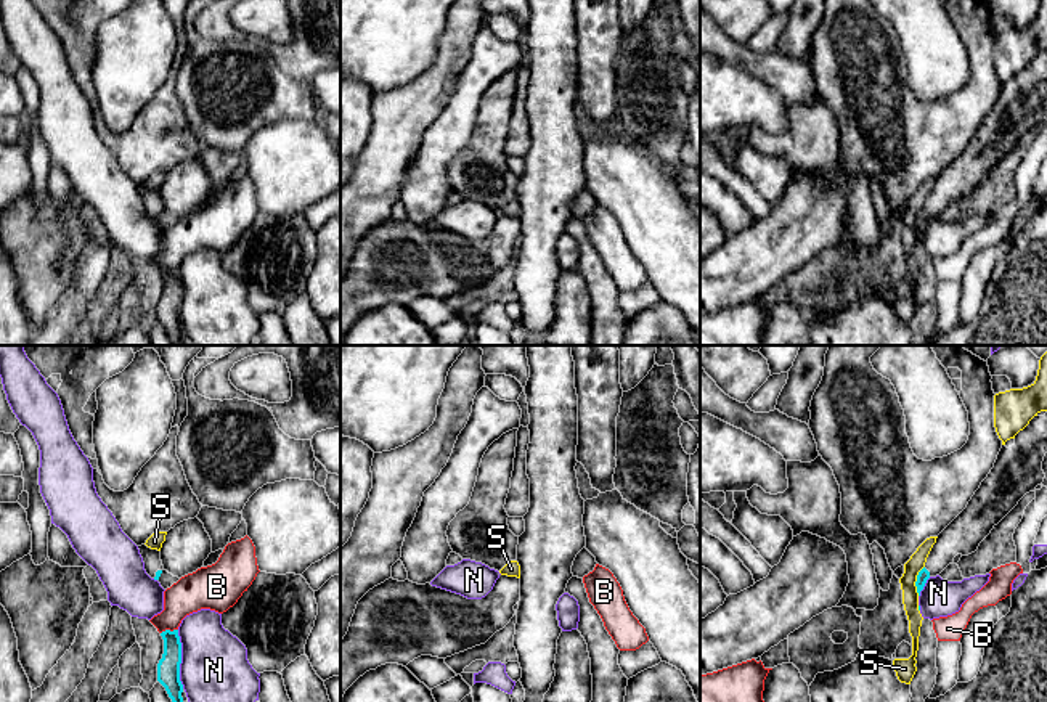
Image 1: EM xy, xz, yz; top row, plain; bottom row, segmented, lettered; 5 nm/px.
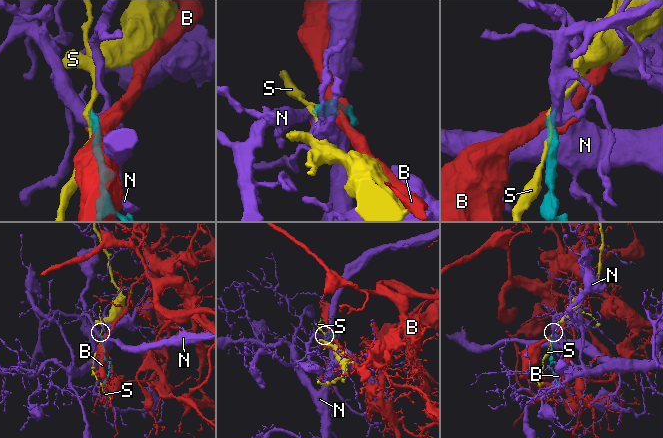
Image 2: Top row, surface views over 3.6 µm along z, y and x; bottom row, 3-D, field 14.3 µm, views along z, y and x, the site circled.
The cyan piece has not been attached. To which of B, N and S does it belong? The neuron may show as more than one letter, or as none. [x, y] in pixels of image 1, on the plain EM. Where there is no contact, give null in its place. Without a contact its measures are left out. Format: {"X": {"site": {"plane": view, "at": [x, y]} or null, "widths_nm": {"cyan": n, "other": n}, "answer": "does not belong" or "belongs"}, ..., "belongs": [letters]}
{"B": {"site": {"plane": "xy", "at": [169, 270]}, "widths_nm": {"cyan": 110, "other": 190}, "answer": "does not belong"}, "N": {"site": {"plane": "xy", "at": [180, 299]}, "widths_nm": {"cyan": 110, "other": 360}, "answer": "does not belong"}, "S": {"site": {"plane": "yz", "at": [917, 220]}, "widths_nm": {"cyan": 60, "other": 80}, "answer": "does not belong"}, "belongs": []}

